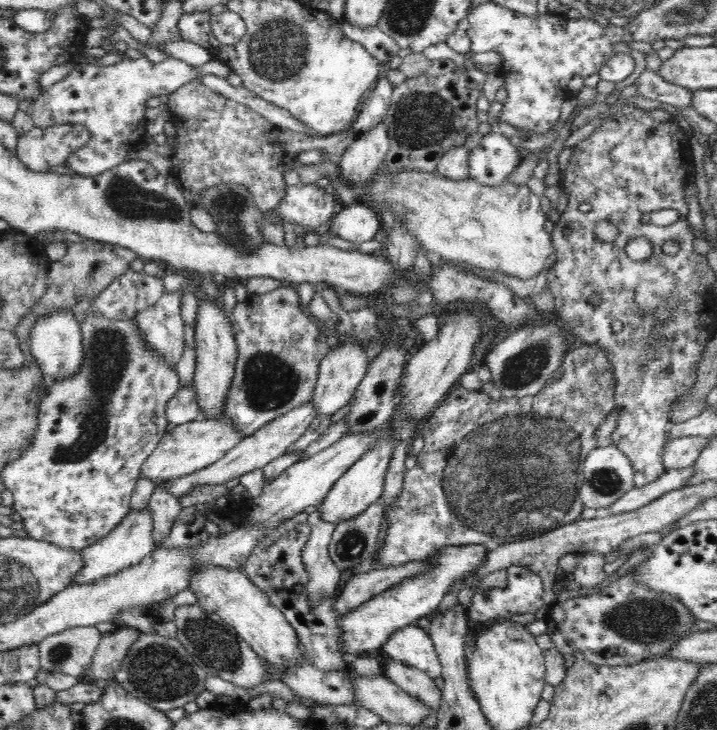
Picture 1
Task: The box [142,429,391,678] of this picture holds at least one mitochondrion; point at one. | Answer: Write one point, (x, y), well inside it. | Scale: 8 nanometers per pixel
(216, 647)

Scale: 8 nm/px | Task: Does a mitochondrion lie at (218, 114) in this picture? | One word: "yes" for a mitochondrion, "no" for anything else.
no

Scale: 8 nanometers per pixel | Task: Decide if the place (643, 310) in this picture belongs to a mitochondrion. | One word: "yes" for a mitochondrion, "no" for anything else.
yes

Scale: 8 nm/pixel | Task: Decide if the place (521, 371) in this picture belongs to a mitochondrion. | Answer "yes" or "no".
yes

